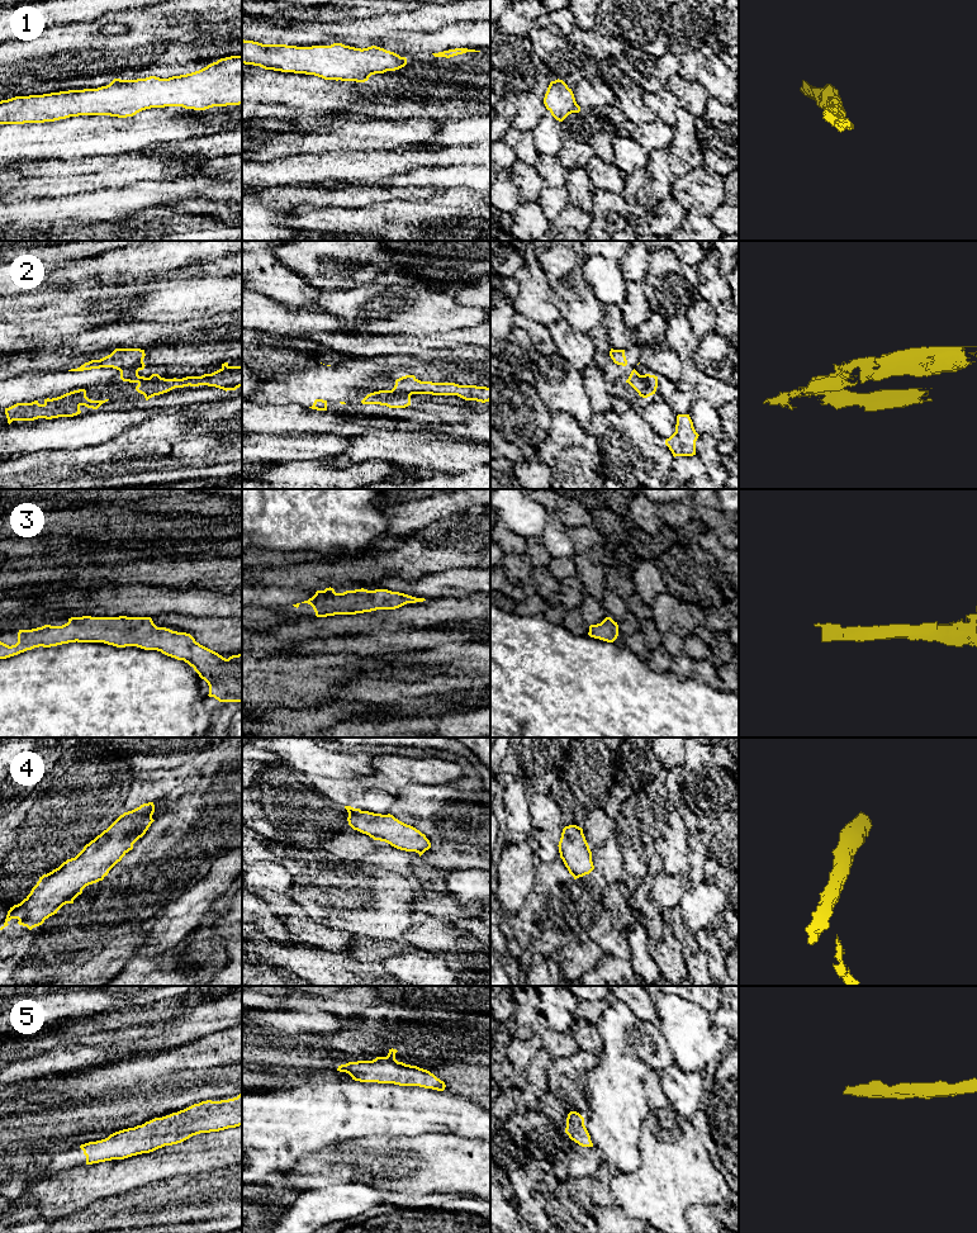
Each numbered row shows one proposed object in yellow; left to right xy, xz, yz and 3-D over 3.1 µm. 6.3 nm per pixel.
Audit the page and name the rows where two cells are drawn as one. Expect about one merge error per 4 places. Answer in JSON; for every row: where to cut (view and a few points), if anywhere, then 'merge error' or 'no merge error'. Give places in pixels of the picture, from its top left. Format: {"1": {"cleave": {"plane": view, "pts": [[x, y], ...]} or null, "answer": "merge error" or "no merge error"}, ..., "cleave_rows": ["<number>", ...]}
{"1": {"cleave": null, "answer": "no merge error"}, "2": {"cleave": {"plane": "xy", "pts": [[161, 378], [148, 378], [138, 383]]}, "answer": "merge error"}, "3": {"cleave": null, "answer": "no merge error"}, "4": {"cleave": null, "answer": "no merge error"}, "5": {"cleave": null, "answer": "no merge error"}, "cleave_rows": ["2"]}

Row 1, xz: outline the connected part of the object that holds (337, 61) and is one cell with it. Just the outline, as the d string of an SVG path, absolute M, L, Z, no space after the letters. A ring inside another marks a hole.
M243 39L242 63L324 80L365 82L371 75L404 67L407 58L376 46L362 49L342 43L297 47Z

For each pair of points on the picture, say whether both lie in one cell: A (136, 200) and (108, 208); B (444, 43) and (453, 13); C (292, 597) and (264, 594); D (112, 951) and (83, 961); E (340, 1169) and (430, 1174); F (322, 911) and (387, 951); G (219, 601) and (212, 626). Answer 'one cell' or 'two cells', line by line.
A: one cell
B: two cells
C: one cell
D: one cell
E: one cell
F: two cells
G: two cells

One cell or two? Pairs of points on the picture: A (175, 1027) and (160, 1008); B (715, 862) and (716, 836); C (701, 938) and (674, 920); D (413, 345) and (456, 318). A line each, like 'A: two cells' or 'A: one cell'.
A: two cells
B: one cell
C: two cells
D: two cells

